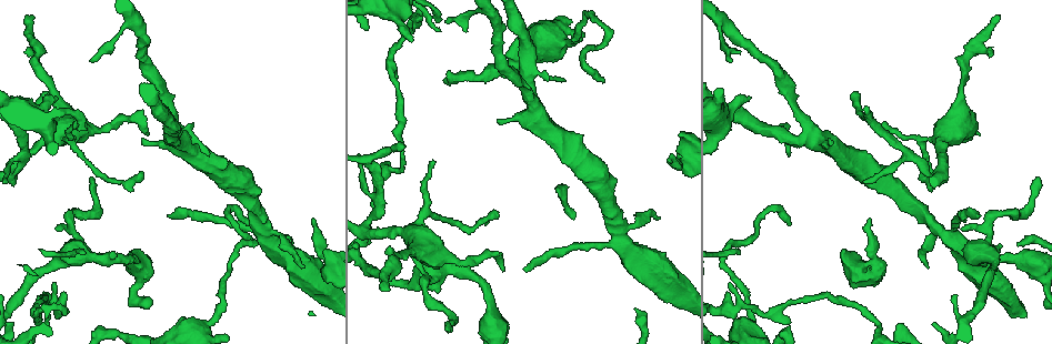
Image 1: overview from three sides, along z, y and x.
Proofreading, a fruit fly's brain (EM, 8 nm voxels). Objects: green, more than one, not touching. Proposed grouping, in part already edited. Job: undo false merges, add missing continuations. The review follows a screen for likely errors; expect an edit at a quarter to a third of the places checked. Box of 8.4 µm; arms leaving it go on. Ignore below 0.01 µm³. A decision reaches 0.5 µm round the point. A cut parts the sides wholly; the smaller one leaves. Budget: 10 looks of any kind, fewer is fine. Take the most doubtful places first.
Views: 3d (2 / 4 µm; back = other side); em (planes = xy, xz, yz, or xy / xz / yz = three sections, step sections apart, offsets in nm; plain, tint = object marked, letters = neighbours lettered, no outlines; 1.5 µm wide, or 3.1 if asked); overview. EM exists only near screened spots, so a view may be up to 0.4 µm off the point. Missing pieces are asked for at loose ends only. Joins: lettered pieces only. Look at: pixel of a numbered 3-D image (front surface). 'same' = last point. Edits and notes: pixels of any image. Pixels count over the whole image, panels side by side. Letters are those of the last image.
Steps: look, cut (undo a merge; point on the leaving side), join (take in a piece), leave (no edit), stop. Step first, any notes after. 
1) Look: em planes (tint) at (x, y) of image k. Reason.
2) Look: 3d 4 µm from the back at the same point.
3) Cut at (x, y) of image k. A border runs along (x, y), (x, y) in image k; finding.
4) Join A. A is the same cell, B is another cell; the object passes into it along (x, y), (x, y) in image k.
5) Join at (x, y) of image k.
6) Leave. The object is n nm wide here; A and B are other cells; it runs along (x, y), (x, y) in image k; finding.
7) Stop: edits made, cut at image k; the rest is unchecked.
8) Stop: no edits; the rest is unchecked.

Look: 3d 2 µm at (447, 328) of image 1. Thin end.

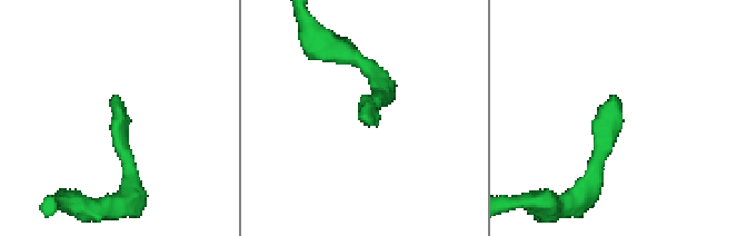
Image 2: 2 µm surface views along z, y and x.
Look: em yz step 4 (letters) at (116, 98) of image 2.

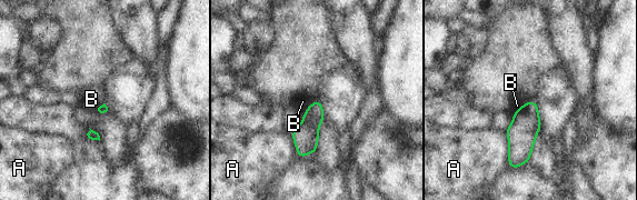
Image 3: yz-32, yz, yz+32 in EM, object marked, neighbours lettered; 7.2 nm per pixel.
Look: em planes (letters) at the same point. Cut it another way.

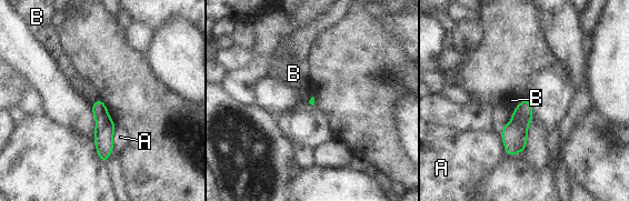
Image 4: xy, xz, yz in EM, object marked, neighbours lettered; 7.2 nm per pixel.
Leave. The longest contact is with A, 180 nm; A and B are other cells; a border runs along (527, 97), (512, 111) in image 4; no lettered piece goes on from it.

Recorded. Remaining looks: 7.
Look: em xy step 4 (letters) at (927, 266) of image 1. Free end.

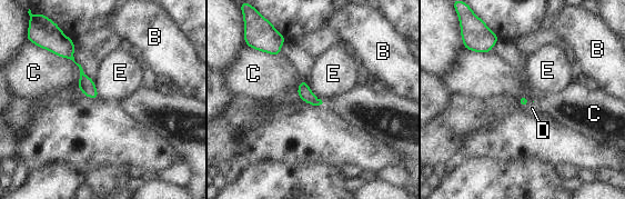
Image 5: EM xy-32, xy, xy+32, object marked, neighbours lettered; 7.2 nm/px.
Join D. D is the same cell, B, C and E are other cells; the object passes into it along (523, 100), (528, 103), (532, 108) in image 5; it goes on there.

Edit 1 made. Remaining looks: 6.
Look: overview. See it whole again.

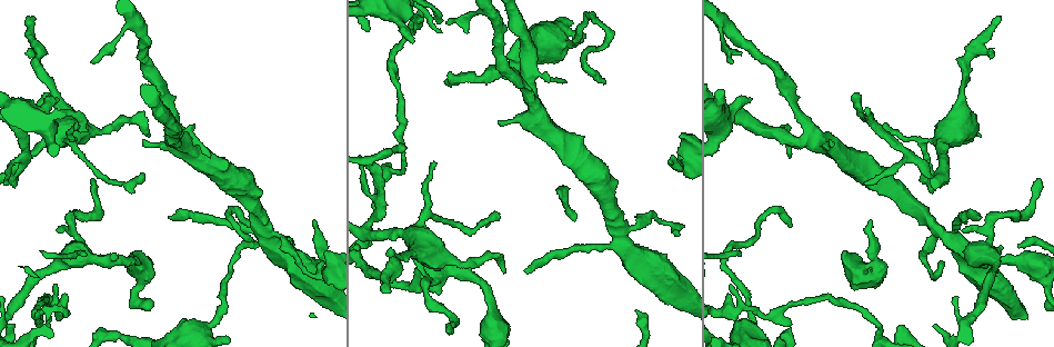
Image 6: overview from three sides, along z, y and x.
Look: 3d 4 µm at (210, 324) of image 6. Thick turns thin.

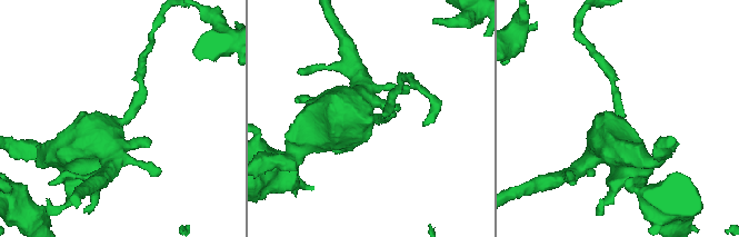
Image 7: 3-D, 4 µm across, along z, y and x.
Look: em planes (letters) at (126, 119) of image 7. Need the tissue.

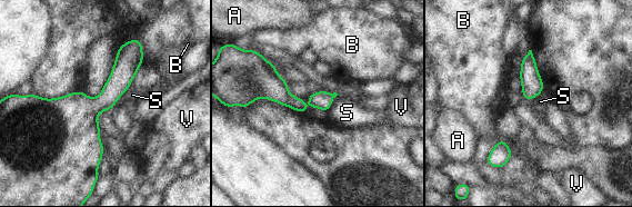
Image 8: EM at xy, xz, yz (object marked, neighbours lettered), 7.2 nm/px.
Leave. A, B, S and V are other cells; a border runs along (130, 85), (117, 101) in image 8; all the same neuron.

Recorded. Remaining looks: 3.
Look: em planes (letters) at (26, 158) of image 6. Three-way junction.

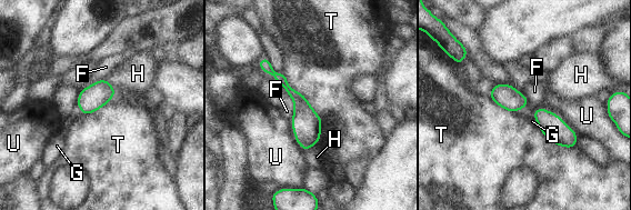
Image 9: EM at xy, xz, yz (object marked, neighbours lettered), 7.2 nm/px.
Leave. F, G, H, T and U are other cells; a border runs along (282, 71), (322, 122) in image 9; continuous, no second neuron.

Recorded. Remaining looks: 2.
Stop: edits made, join at image 5; the rest is unchecked.

